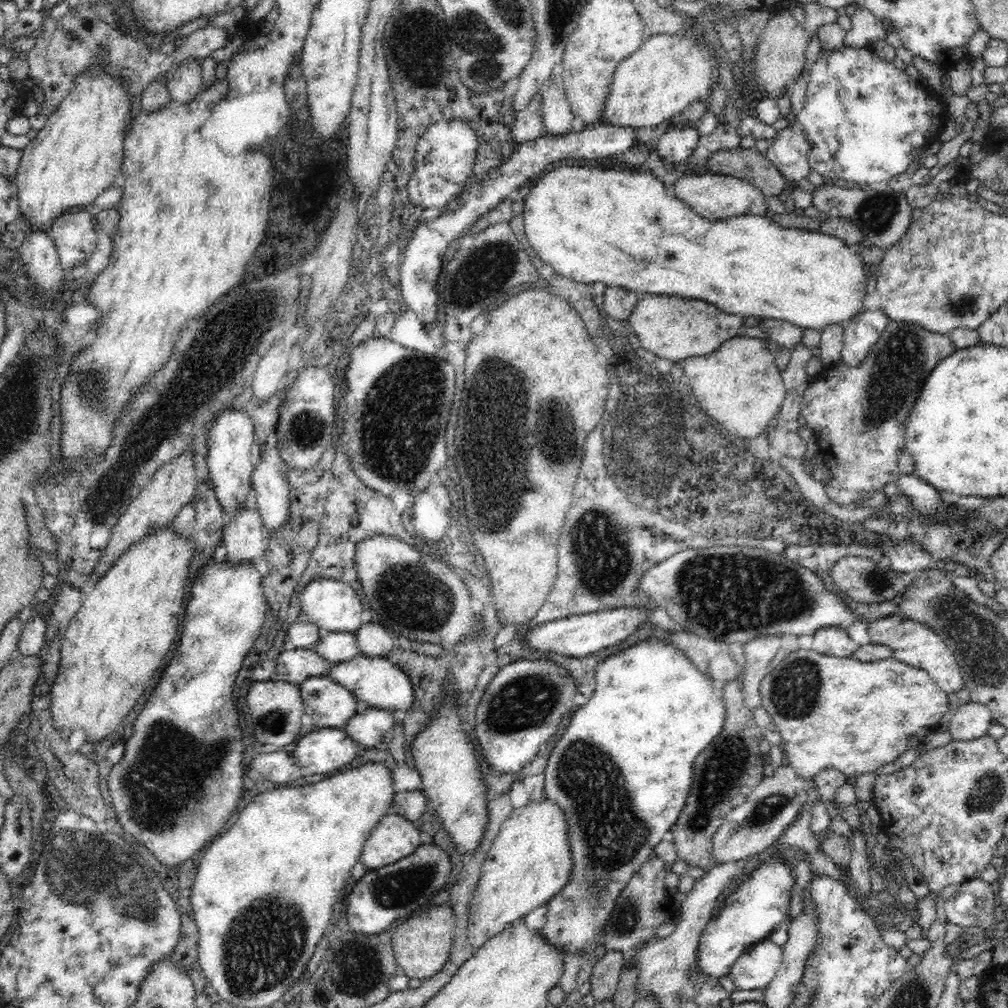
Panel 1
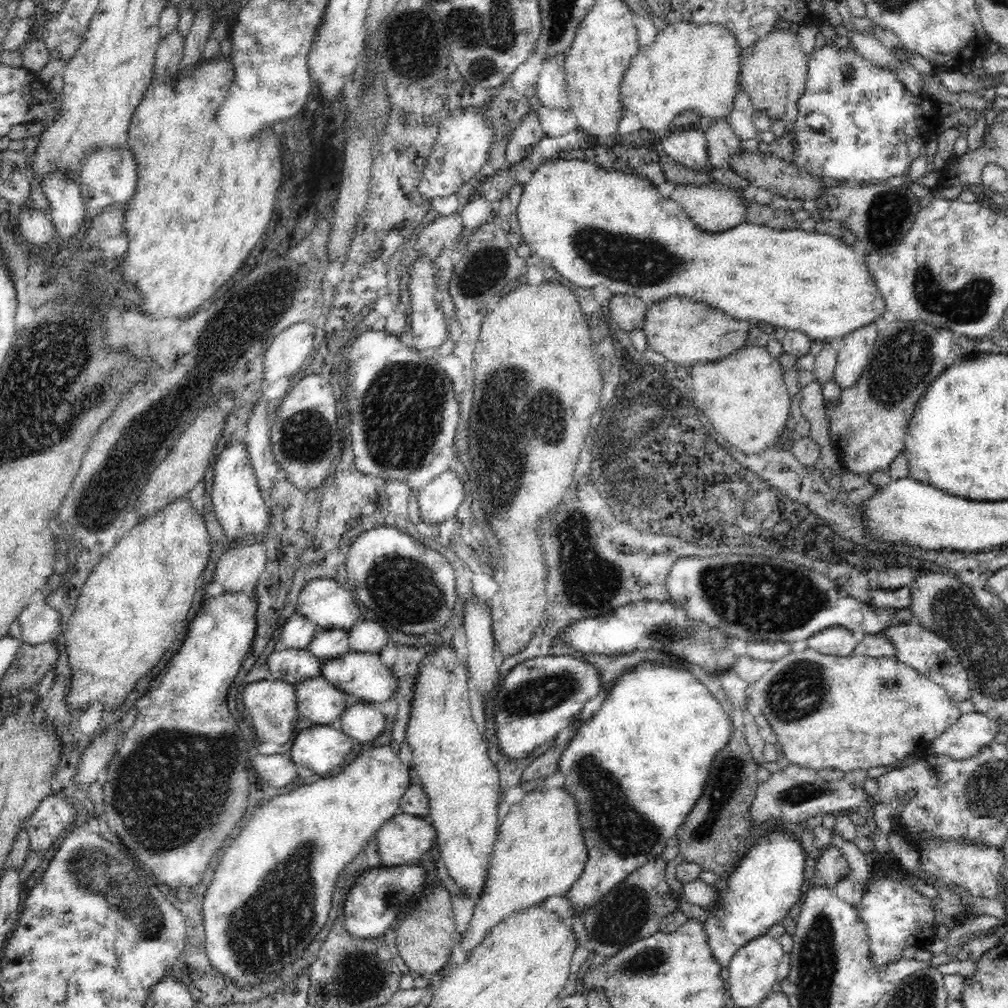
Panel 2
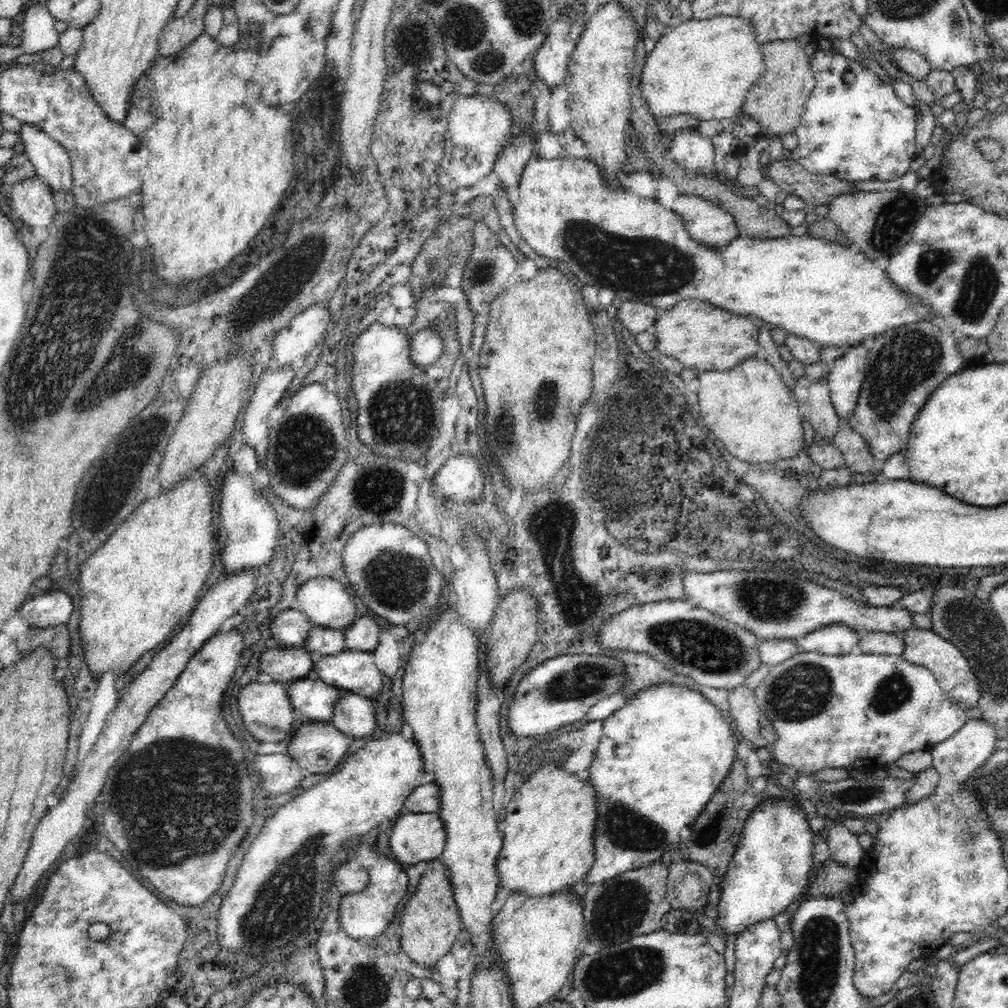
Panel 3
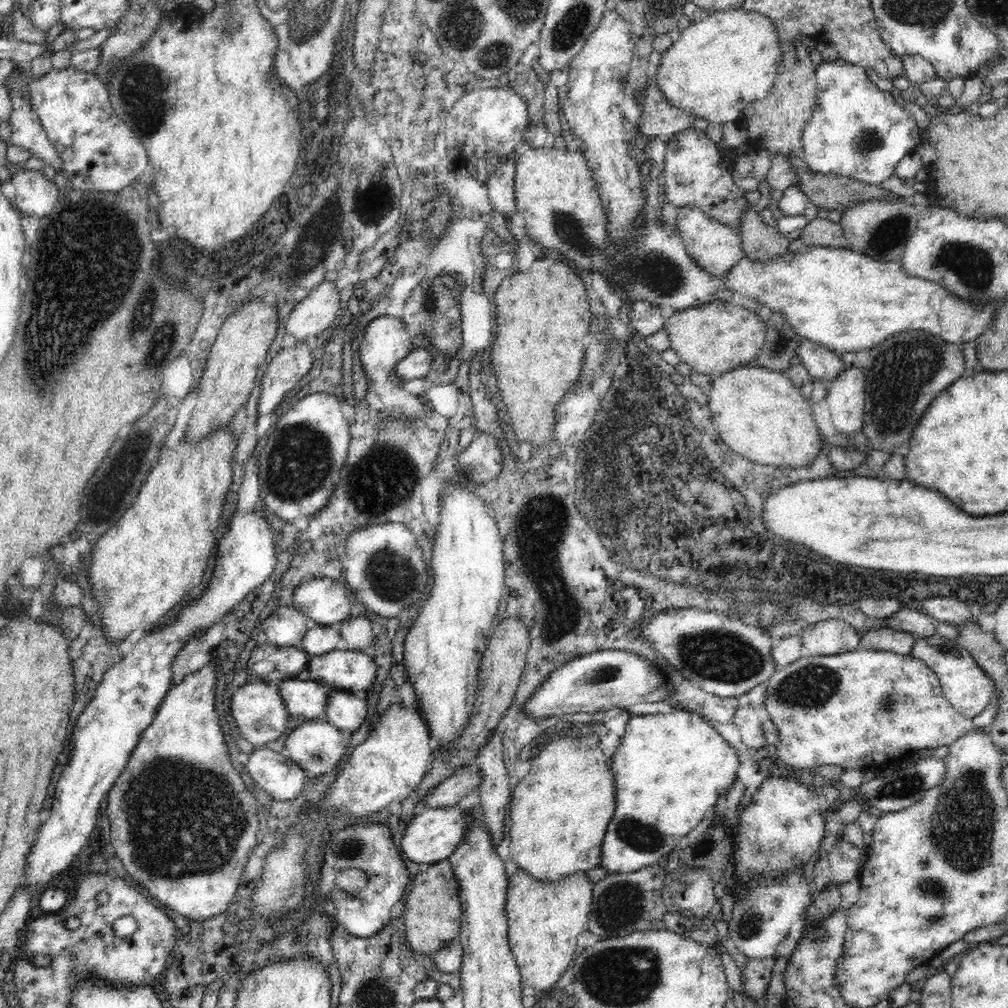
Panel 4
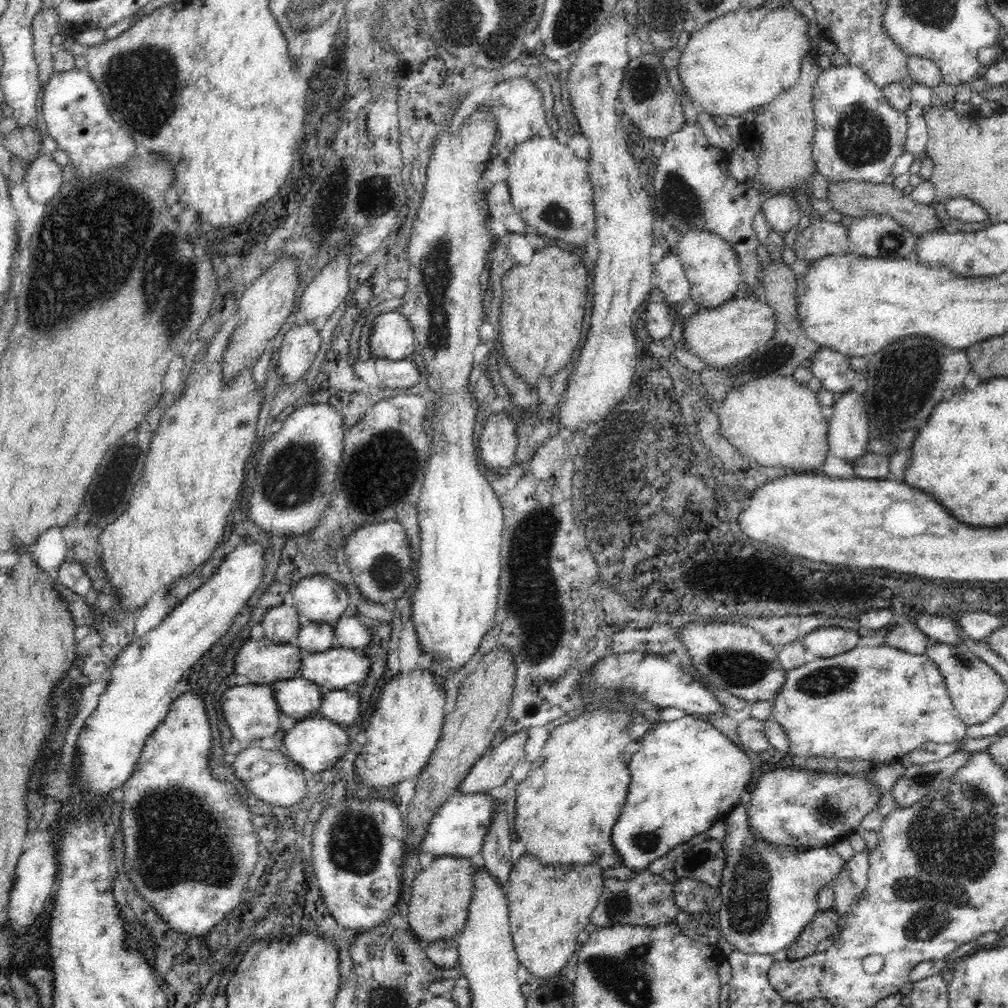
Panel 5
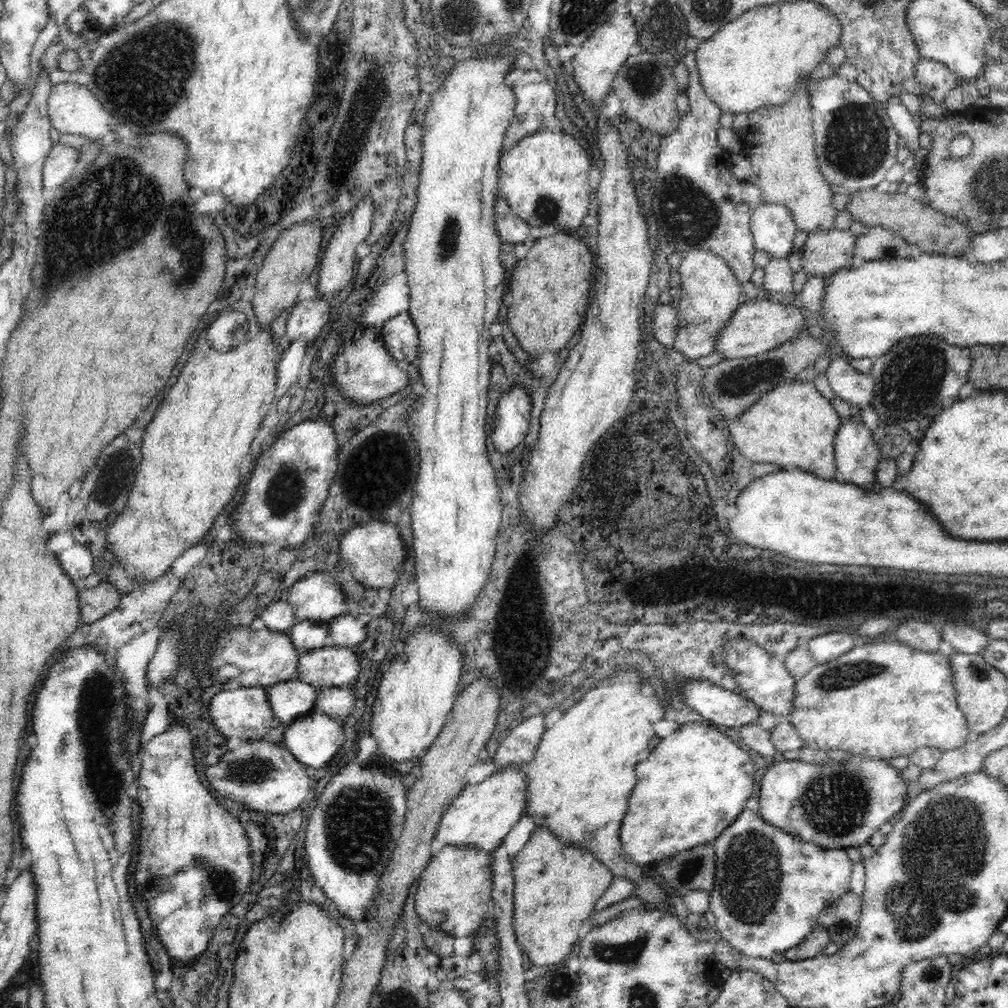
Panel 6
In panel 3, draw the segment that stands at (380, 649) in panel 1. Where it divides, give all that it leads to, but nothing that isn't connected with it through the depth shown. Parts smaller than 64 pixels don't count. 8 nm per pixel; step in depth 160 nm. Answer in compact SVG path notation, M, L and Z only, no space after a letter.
M358 616L344 632L344 648L350 651L373 651L378 646L380 628L372 618Z

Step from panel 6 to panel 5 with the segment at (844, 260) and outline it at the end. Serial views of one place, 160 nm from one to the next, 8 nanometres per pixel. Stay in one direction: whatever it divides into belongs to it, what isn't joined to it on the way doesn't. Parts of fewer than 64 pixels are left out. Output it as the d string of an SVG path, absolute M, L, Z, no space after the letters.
M812 219L795 240L795 254L808 264L824 256L848 254L849 248L848 227L830 221Z

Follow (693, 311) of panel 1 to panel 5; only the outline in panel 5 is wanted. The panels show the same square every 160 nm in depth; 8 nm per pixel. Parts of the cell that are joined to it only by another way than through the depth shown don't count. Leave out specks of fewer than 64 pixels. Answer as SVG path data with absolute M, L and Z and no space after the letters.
M747 295L732 298L719 307L689 315L683 323L682 342L687 346L687 351L697 356L704 366L732 368L740 360L765 347L774 334L776 319L772 307L761 298Z

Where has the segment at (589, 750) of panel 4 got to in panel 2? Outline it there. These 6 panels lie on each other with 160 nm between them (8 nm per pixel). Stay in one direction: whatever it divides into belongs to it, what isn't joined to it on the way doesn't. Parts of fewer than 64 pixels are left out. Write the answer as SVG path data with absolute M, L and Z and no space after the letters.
M563 787L546 792L530 791L520 804L512 804L499 825L499 832L489 860L487 879L471 920L459 935L467 954L476 948L490 928L500 924L512 912L543 903L549 896L560 896L580 878L588 851L578 820L576 798Z

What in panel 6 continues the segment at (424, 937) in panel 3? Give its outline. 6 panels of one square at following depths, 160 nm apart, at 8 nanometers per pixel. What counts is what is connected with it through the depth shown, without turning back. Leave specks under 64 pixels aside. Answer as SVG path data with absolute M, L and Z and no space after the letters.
M446 845L429 860L418 880L414 904L415 913L418 914L423 927L435 928L455 938L462 938L462 936L471 936L483 920L490 916L493 879L491 854L475 848L476 846Z

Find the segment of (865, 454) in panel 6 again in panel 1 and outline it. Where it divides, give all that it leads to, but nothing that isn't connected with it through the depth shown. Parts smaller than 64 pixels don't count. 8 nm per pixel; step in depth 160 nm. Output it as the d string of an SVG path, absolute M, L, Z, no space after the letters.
M862 309L851 321L844 324L841 360L853 367L872 350L888 326L888 315L879 310Z

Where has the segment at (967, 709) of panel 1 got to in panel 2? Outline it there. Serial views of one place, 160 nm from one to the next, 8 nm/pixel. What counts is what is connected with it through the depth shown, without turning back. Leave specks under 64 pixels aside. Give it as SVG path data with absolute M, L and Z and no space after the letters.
M970 712L949 726L926 749L933 755L946 755L954 760L966 760L981 748L987 747L998 734L1000 727L984 713Z

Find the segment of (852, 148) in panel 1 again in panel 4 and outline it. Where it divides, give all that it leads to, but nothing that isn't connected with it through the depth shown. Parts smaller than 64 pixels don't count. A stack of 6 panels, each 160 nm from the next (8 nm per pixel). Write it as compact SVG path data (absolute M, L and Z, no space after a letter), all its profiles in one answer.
M840 58L822 61L815 80L816 103L802 134L804 160L812 172L879 185L894 174L906 154L915 153L922 143L923 127L896 104L890 92L882 92L868 79L864 67Z

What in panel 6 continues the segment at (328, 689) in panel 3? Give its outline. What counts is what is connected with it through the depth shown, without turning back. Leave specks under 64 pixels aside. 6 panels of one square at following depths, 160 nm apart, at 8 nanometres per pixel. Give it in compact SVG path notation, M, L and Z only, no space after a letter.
M296 677L267 688L267 692L274 716L286 724L312 712L318 697L316 687Z

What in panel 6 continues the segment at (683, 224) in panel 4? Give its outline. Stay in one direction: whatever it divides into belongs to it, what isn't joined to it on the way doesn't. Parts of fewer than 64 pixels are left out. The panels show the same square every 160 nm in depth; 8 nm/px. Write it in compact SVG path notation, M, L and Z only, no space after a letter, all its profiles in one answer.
M693 248L683 255L678 272L681 276L681 297L677 317L678 334L673 347L683 356L695 361L716 352L715 338L740 306L741 283L721 256L708 250Z

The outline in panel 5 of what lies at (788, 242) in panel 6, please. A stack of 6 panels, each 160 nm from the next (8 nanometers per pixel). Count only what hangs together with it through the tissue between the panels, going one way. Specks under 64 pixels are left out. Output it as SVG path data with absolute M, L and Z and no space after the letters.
M777 194L765 198L761 211L766 217L770 228L778 230L780 234L796 227L801 219L801 210L792 195Z

